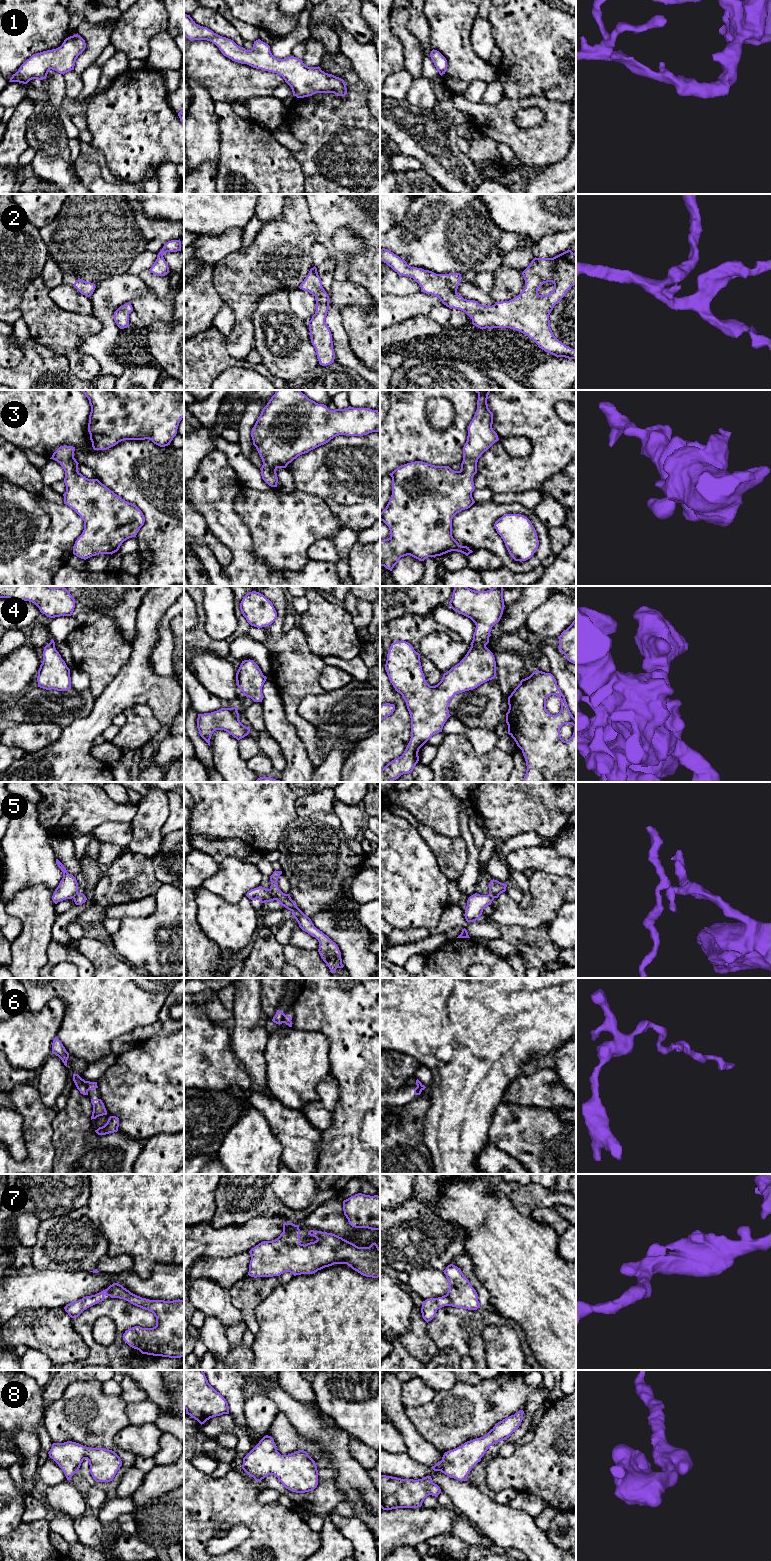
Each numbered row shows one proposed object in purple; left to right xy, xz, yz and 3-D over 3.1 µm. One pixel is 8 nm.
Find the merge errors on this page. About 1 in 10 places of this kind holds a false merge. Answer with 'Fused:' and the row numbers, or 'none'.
Fused: 5, 6

